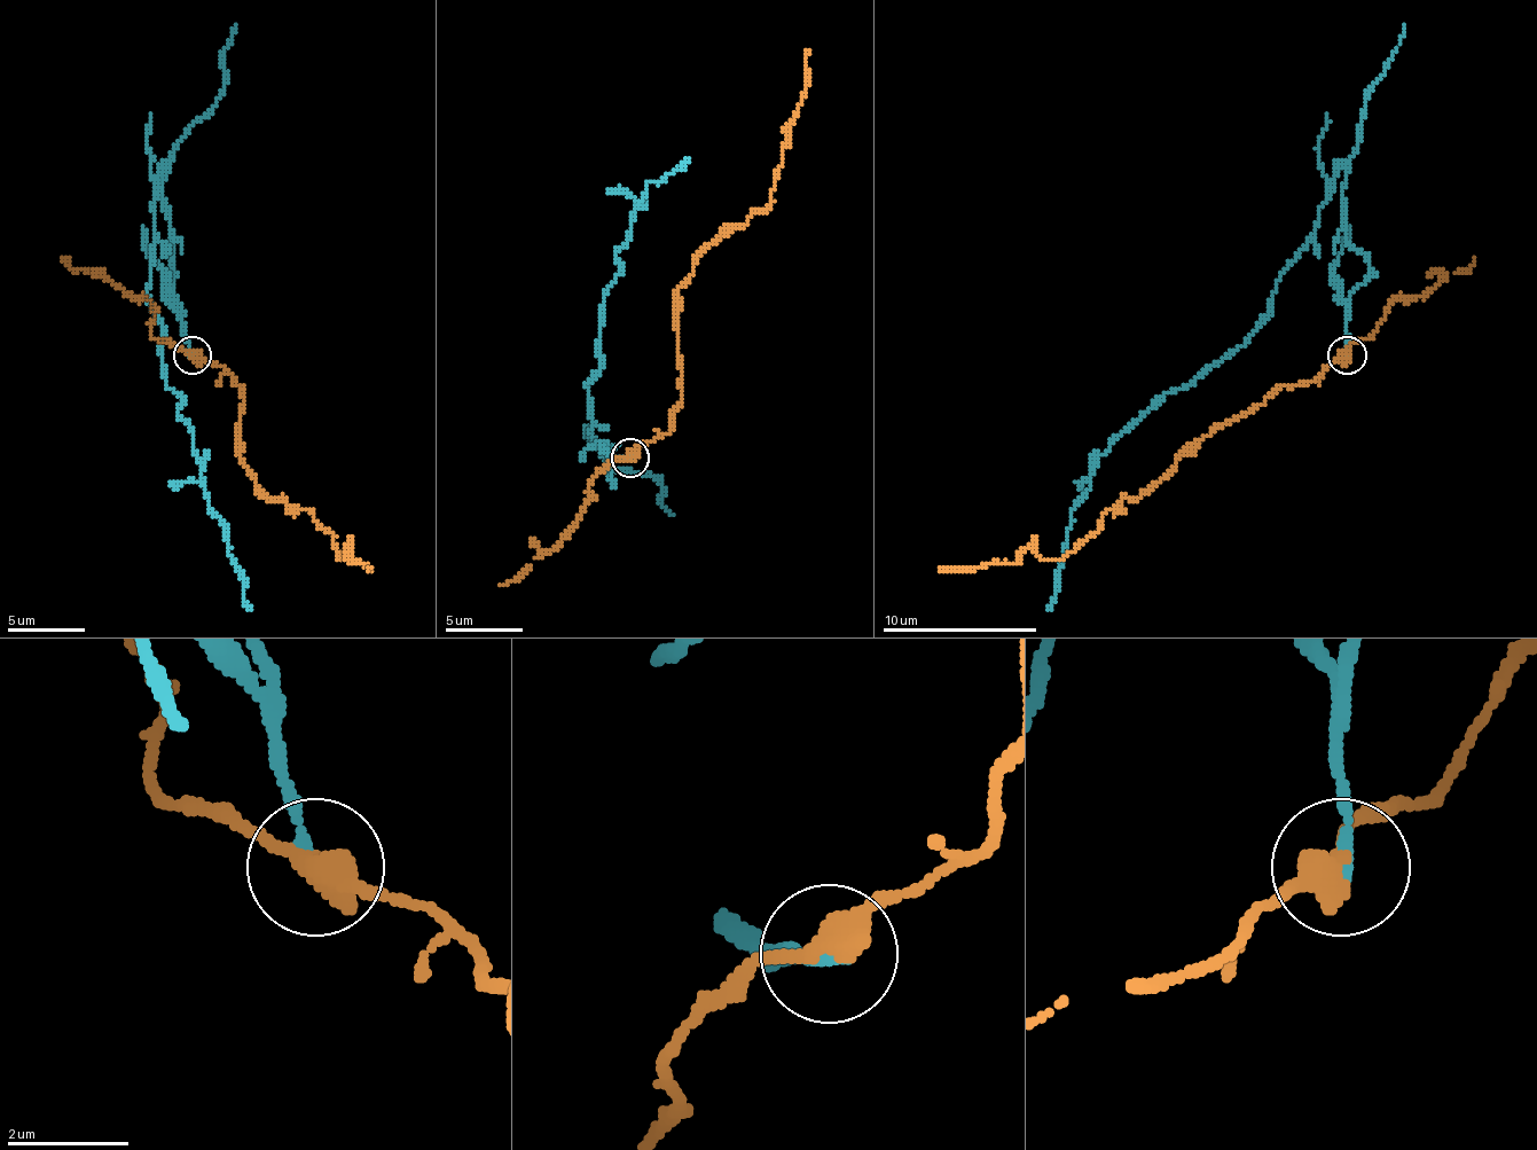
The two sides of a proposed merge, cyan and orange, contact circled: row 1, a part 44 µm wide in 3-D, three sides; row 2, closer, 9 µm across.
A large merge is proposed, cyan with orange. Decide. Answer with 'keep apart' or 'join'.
keep apart

